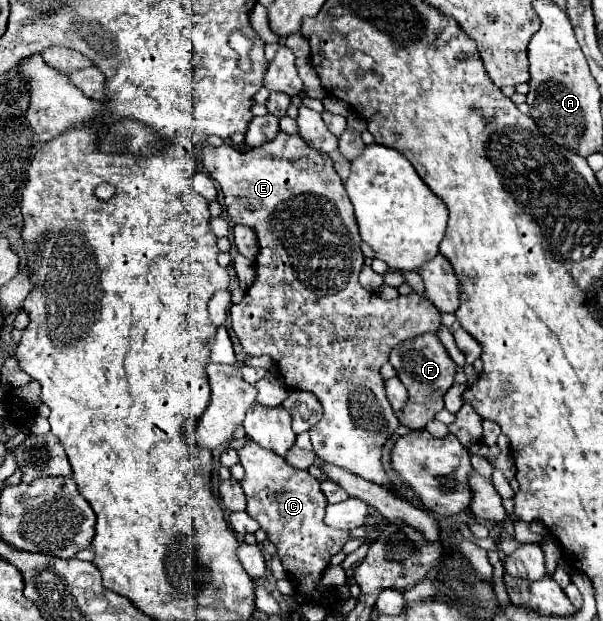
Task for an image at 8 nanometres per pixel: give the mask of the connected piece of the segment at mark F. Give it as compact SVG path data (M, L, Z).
M433 333L409 339L403 345L395 347L391 351L391 365L395 367L397 377L409 393L409 401L403 413L399 415L401 425L407 425L409 429L425 429L425 425L435 417L435 413L443 409L443 395L453 385L457 365L451 361L439 337Z

